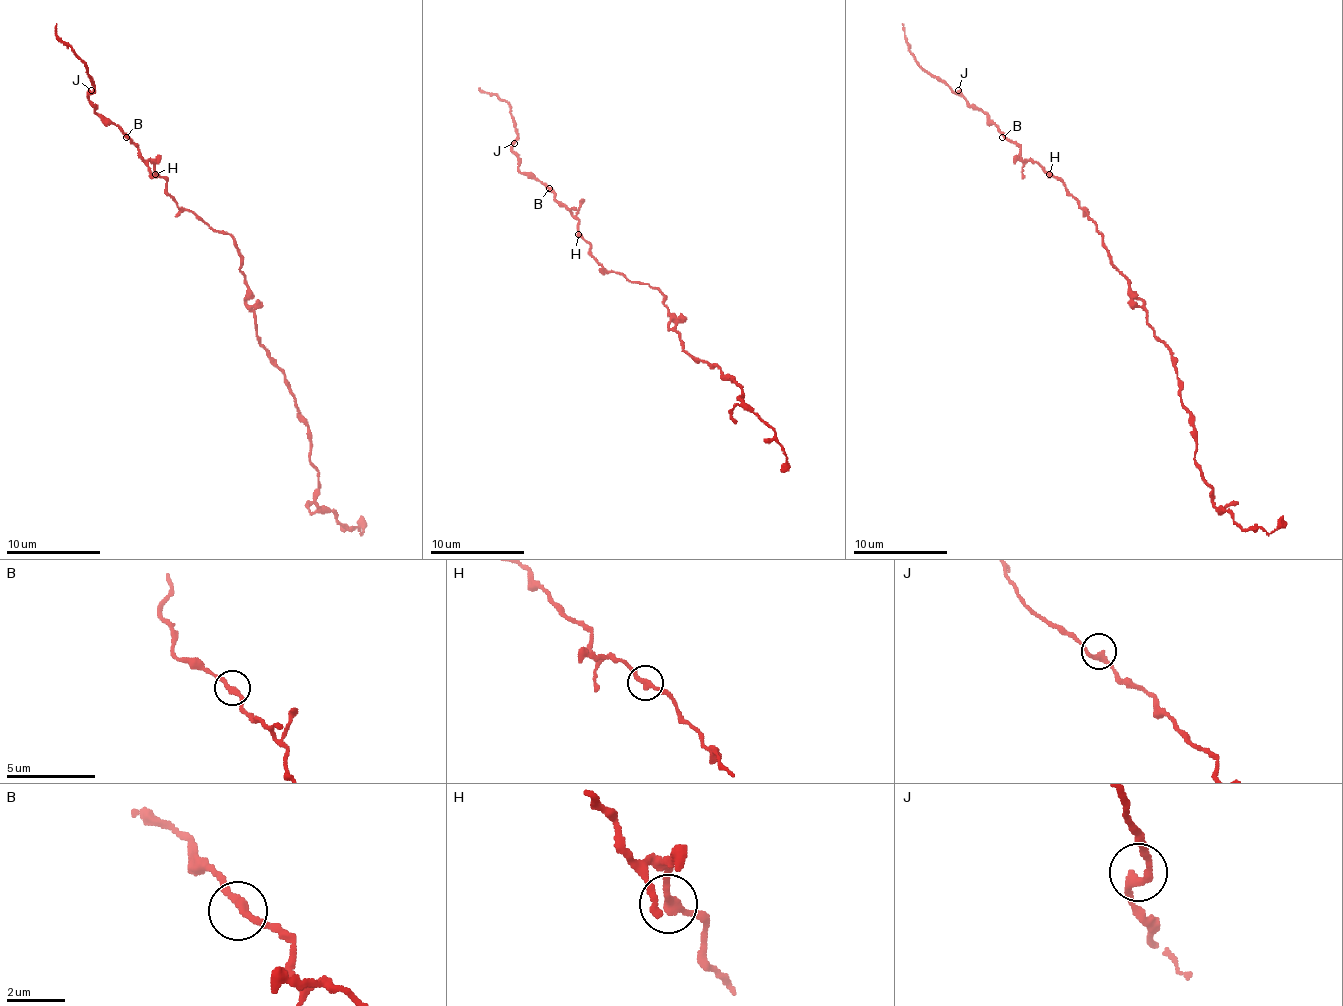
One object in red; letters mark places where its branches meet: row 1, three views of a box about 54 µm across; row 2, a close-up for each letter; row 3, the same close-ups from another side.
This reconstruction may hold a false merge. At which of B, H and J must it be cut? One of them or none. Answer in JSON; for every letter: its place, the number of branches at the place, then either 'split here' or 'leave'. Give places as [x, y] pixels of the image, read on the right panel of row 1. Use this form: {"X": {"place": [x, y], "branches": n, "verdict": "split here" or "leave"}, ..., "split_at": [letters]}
{"B": {"place": [1002, 137], "branches": 2, "verdict": "leave"}, "H": {"place": [1049, 174], "branches": 2, "verdict": "leave"}, "J": {"place": [958, 90], "branches": 2, "verdict": "leave"}, "split_at": []}

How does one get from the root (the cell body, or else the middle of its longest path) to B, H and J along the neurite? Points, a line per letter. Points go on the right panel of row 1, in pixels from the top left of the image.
B: (1110, 259), (1103, 235), (1068, 188), (1035, 163), (1024, 160), (1021, 151), (1002, 137)
H: (1110, 259), (1103, 235), (1087, 212), (1066, 186), (1049, 174)
J: (1110, 259), (1103, 235), (1068, 188), (1035, 163), (1024, 160), (1021, 151), (958, 90)

